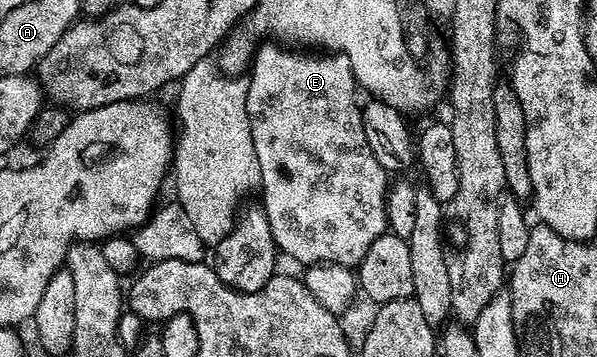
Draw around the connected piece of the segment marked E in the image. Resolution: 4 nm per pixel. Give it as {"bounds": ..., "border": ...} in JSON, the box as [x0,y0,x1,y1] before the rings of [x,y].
{"bounds":[246,41,390,268],"border":[[[265,41],[265,46],[255,51],[250,63],[250,73],[247,75],[248,91],[246,92],[246,112],[250,116],[250,136],[254,136],[254,152],[258,156],[258,168],[260,169],[259,193],[264,193],[262,205],[266,216],[270,220],[270,232],[276,241],[276,249],[281,255],[293,258],[301,262],[301,267],[307,268],[320,263],[330,265],[342,265],[351,268],[359,267],[360,262],[366,256],[370,244],[378,240],[388,229],[387,198],[390,187],[389,171],[378,164],[378,156],[370,152],[370,143],[366,141],[366,128],[364,127],[364,115],[362,113],[361,99],[356,99],[358,87],[354,68],[350,68],[350,60],[346,60],[344,54],[335,52],[301,52],[296,48],[289,48],[275,41]]]}

